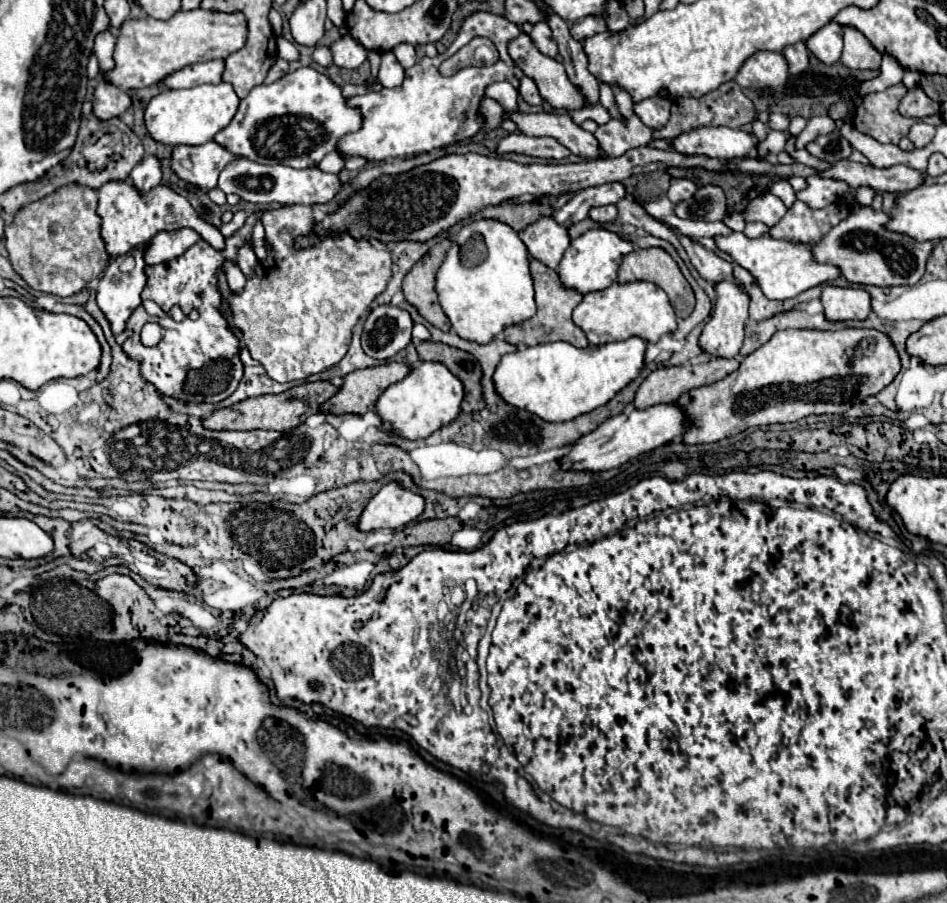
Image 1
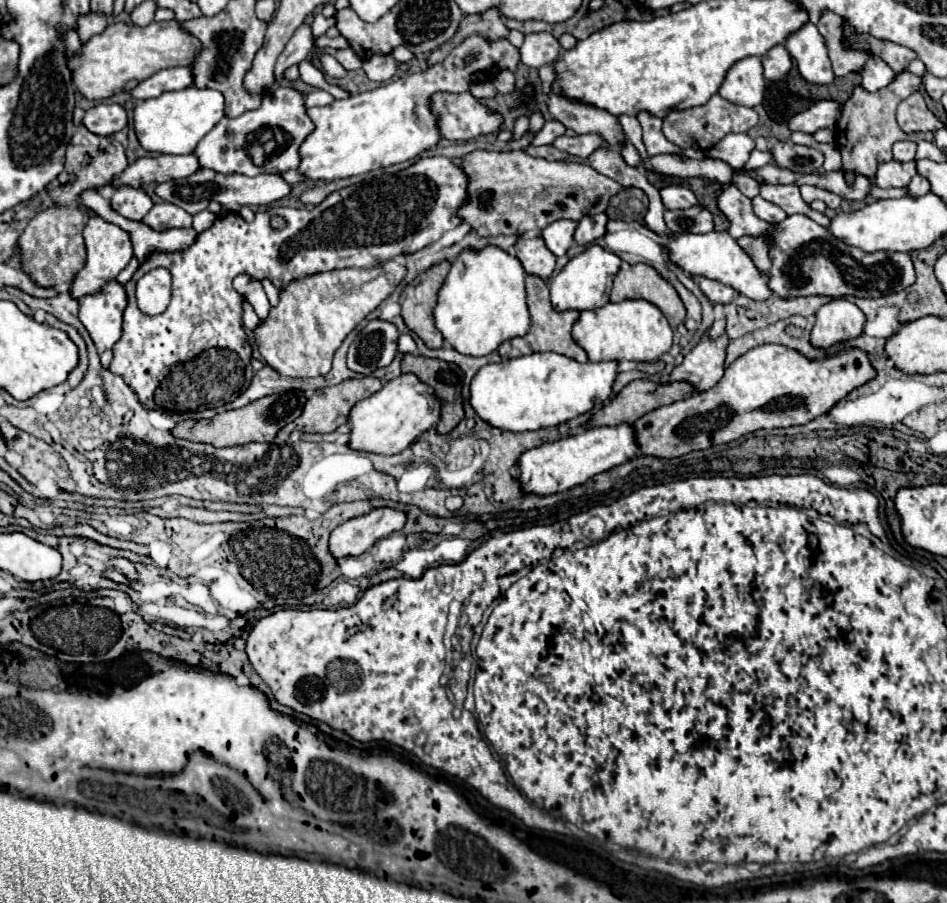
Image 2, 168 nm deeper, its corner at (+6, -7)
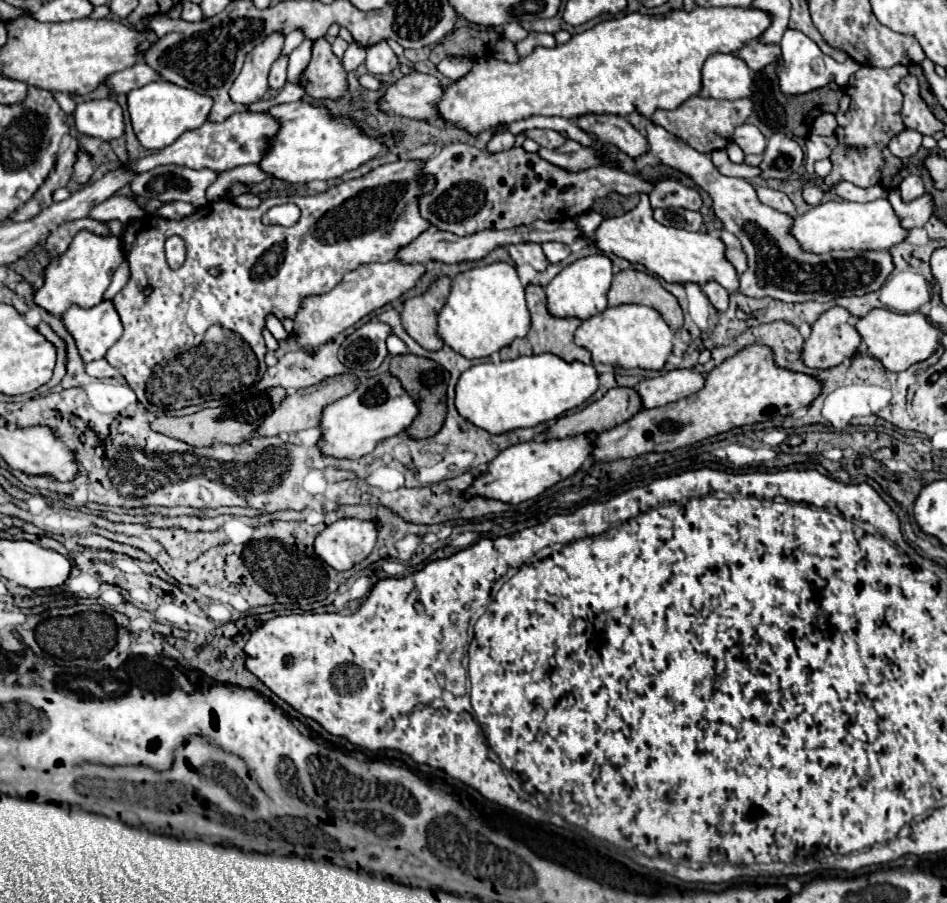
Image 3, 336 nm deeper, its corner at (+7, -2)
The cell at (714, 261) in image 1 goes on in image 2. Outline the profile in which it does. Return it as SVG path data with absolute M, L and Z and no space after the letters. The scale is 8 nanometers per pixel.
M695 277L695 279L697 279L699 289L707 295L707 299L711 303L723 303L723 305L727 305L727 303L733 301L733 295L735 295L733 287L723 285L721 281L715 281L715 279L707 279L707 277Z

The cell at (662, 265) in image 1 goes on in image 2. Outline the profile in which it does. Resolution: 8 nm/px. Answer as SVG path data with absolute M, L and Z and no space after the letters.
M623 265L615 277L611 289L611 301L645 299L661 309L669 325L675 329L685 321L685 305L679 299L675 287L663 279L651 265Z

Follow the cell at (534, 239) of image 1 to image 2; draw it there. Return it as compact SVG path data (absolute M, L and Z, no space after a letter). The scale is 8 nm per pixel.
M541 235L525 237L525 239L517 241L515 255L529 275L537 275L541 279L551 277L555 263L557 263L557 257L547 249Z

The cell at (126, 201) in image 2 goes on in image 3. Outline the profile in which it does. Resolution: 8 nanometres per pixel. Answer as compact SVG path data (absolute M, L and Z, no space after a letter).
M112 196L98 206L94 206L88 214L92 220L108 222L108 220L120 220L120 222L130 222L132 218L142 218L146 212L138 206L136 200L126 198L126 196Z

